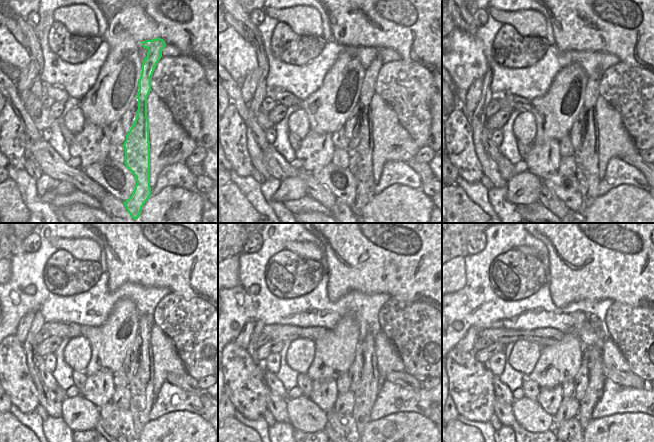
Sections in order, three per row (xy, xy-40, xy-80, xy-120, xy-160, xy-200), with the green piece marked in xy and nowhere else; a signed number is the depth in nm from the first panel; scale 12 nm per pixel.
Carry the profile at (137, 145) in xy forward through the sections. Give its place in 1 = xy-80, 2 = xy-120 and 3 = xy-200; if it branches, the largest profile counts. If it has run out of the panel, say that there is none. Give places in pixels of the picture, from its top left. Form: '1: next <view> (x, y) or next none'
1: next xy-80 (586, 156)
2: next xy-120 (141, 388)
3: next xy-200 (591, 356)

